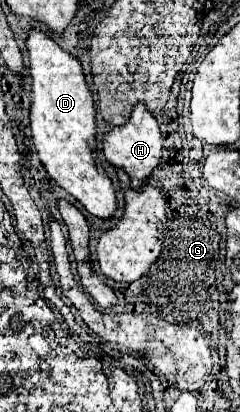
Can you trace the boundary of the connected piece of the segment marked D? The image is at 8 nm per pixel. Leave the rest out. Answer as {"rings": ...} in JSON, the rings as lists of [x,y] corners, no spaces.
{"rings":[[[31,30],[29,38],[27,38],[27,50],[29,50],[29,72],[31,72],[31,132],[33,132],[33,140],[35,140],[35,148],[39,154],[41,164],[45,166],[45,170],[49,172],[49,176],[65,190],[69,192],[75,200],[81,202],[81,206],[97,218],[111,218],[117,210],[117,194],[115,188],[109,180],[109,176],[103,172],[103,168],[99,168],[97,160],[95,160],[95,150],[97,150],[97,124],[95,124],[95,102],[93,96],[89,92],[89,86],[85,82],[83,76],[83,68],[79,64],[77,58],[73,58],[71,54],[67,54],[55,40],[47,38],[43,32],[39,30]]]}

